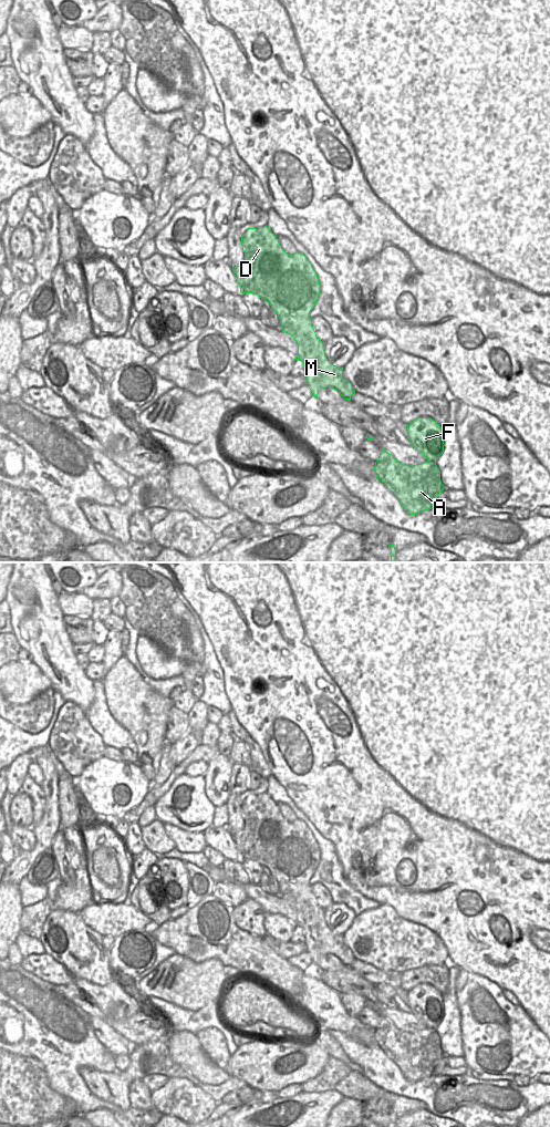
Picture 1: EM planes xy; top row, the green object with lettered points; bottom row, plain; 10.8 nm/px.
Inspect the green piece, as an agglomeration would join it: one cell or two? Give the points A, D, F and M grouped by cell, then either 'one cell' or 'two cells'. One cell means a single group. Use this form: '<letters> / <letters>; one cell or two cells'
A D M / F; two cells

